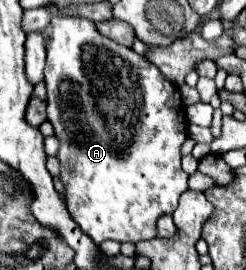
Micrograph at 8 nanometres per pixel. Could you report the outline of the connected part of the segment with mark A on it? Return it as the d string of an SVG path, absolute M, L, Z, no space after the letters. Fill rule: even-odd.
M55 16L43 32L29 32L25 42L25 68L33 84L43 80L45 68L47 120L53 124L59 140L59 180L65 186L67 210L77 226L91 236L95 244L105 240L139 242L155 238L159 216L173 214L179 196L187 190L189 178L181 168L181 146L187 138L187 120L179 88L163 78L159 68L145 56L101 36L95 24L85 18Z

